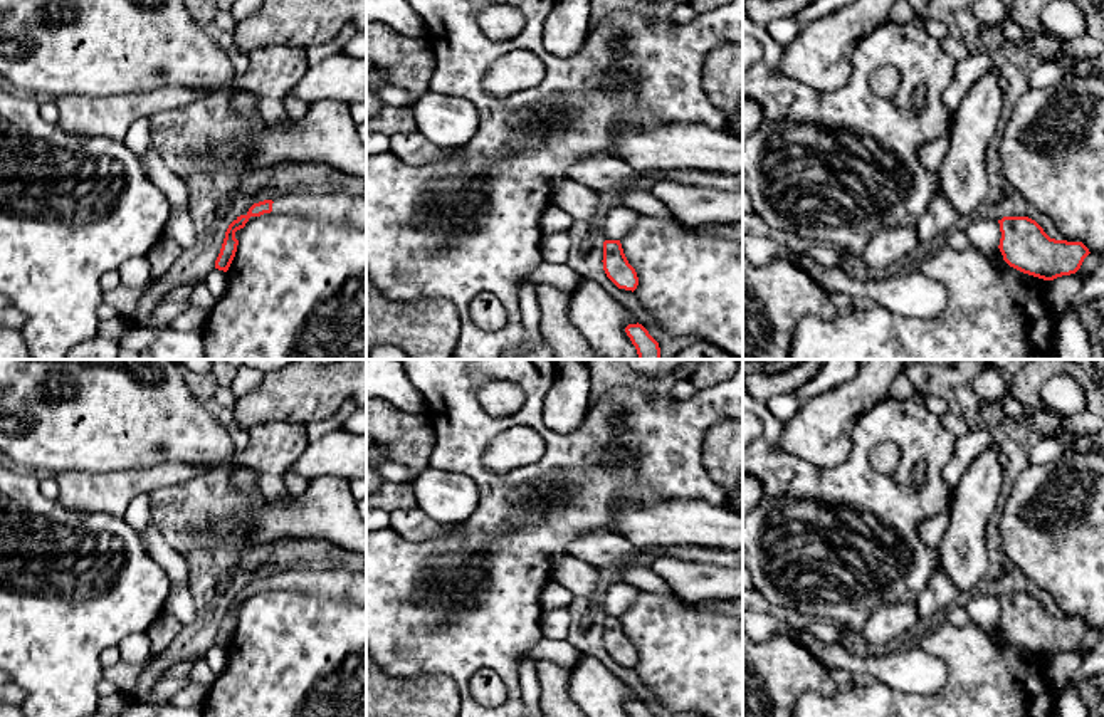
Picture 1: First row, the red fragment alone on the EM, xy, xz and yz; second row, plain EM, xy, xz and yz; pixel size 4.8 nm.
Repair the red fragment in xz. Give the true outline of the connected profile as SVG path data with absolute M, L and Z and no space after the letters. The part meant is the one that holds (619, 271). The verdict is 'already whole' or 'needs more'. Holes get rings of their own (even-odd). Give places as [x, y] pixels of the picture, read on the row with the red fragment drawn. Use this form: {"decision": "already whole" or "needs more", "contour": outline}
{"decision": "already whole", "contour": "M620 240L603 242L603 270L607 277L618 287L625 290L635 290L639 285L639 277L635 269L628 264Z"}

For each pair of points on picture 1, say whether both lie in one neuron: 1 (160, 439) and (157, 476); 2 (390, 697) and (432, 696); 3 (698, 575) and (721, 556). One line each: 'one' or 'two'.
1: two
2: one
3: two

